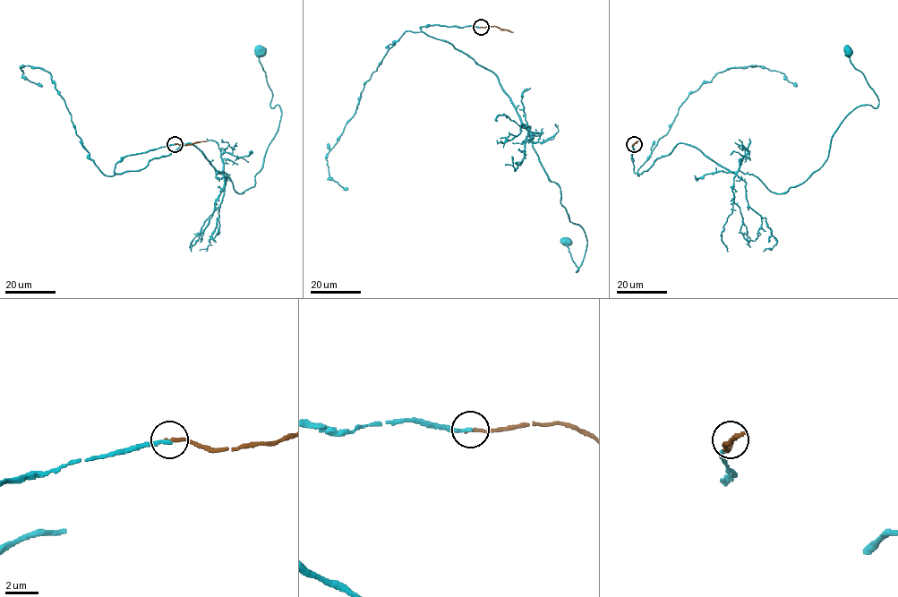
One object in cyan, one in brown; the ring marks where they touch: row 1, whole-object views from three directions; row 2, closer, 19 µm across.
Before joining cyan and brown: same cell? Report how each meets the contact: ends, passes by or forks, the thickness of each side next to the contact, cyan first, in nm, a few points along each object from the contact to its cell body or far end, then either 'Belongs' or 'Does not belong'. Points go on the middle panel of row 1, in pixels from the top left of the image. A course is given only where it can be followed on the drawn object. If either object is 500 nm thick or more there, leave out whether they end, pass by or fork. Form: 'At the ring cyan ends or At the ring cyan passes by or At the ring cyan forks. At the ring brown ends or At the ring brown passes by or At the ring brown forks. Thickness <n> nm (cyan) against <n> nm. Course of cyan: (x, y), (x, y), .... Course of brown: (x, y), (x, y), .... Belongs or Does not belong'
At the ring cyan ends. At the ring brown ends. Thickness 200 nm (cyan) against 200 nm. Course of cyan: (481, 27), (420, 29), (497, 77), (560, 188), (560, 203), (585, 234), (577, 272), (566, 242). Course of brown: (481, 27), (496, 26), (513, 32). Does not belong

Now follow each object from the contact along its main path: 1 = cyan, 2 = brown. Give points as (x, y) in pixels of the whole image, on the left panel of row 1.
1: (175, 143), (125, 156), (115, 173), (191, 143), (236, 192), (254, 186), (281, 115), (260, 49)
2: (175, 143), (207, 141)

